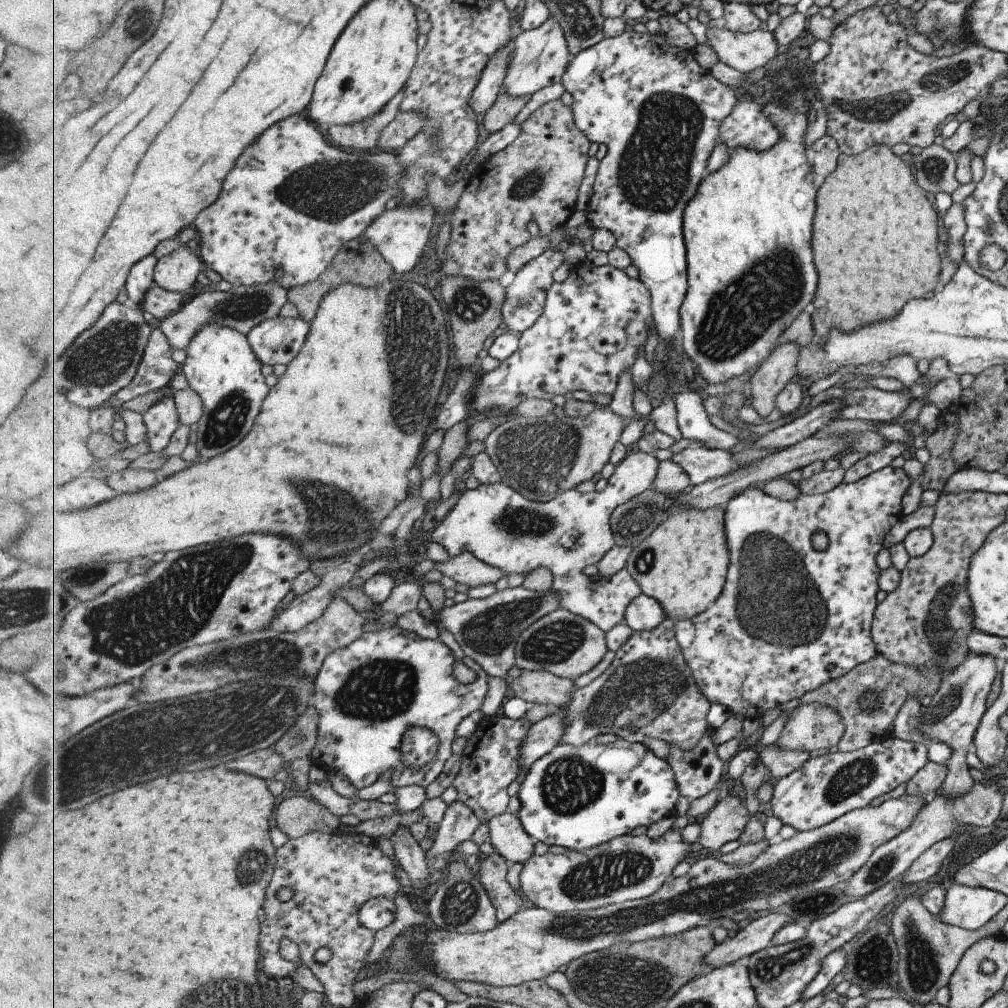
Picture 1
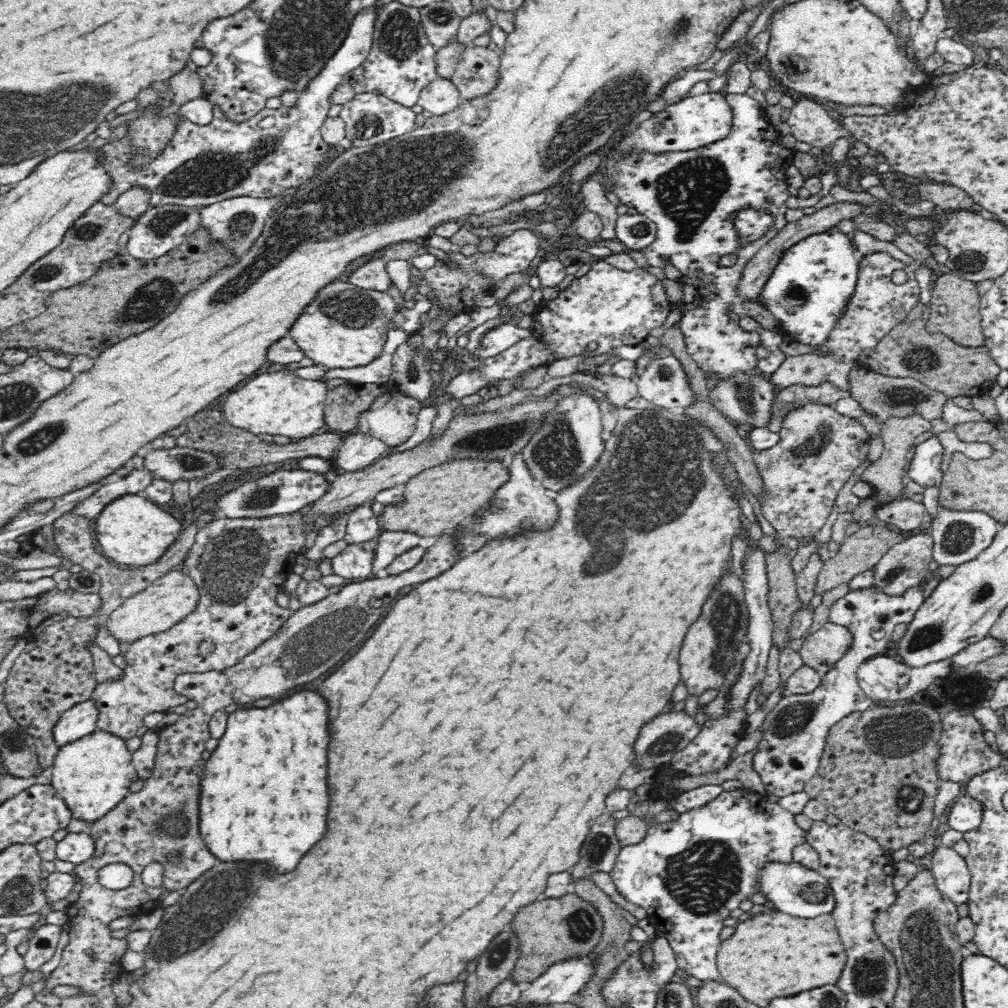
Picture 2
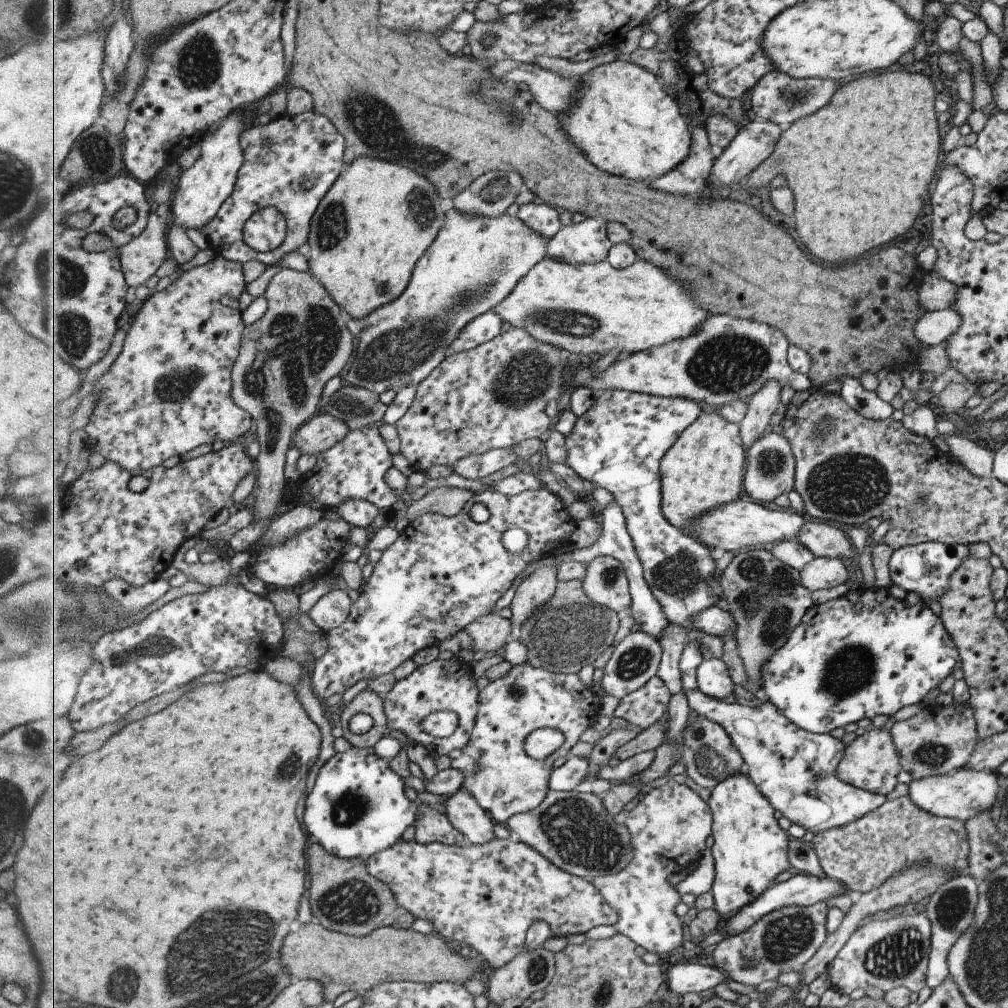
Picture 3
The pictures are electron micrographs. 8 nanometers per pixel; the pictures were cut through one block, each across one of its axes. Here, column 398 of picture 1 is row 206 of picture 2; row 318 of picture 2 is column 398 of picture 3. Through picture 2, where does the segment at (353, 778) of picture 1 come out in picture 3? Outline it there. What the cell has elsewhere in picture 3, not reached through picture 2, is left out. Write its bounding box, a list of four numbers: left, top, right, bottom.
[384,659,482,756]

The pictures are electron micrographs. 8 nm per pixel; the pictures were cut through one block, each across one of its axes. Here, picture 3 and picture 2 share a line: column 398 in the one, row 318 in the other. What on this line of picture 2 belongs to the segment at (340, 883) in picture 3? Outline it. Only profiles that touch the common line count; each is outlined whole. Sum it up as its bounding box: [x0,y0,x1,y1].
[856,301,1001,398]

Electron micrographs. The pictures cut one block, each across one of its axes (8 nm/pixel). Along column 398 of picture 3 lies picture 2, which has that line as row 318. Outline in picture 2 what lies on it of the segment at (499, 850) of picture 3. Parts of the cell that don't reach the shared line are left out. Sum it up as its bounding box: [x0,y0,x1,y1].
[770,251,920,396]

